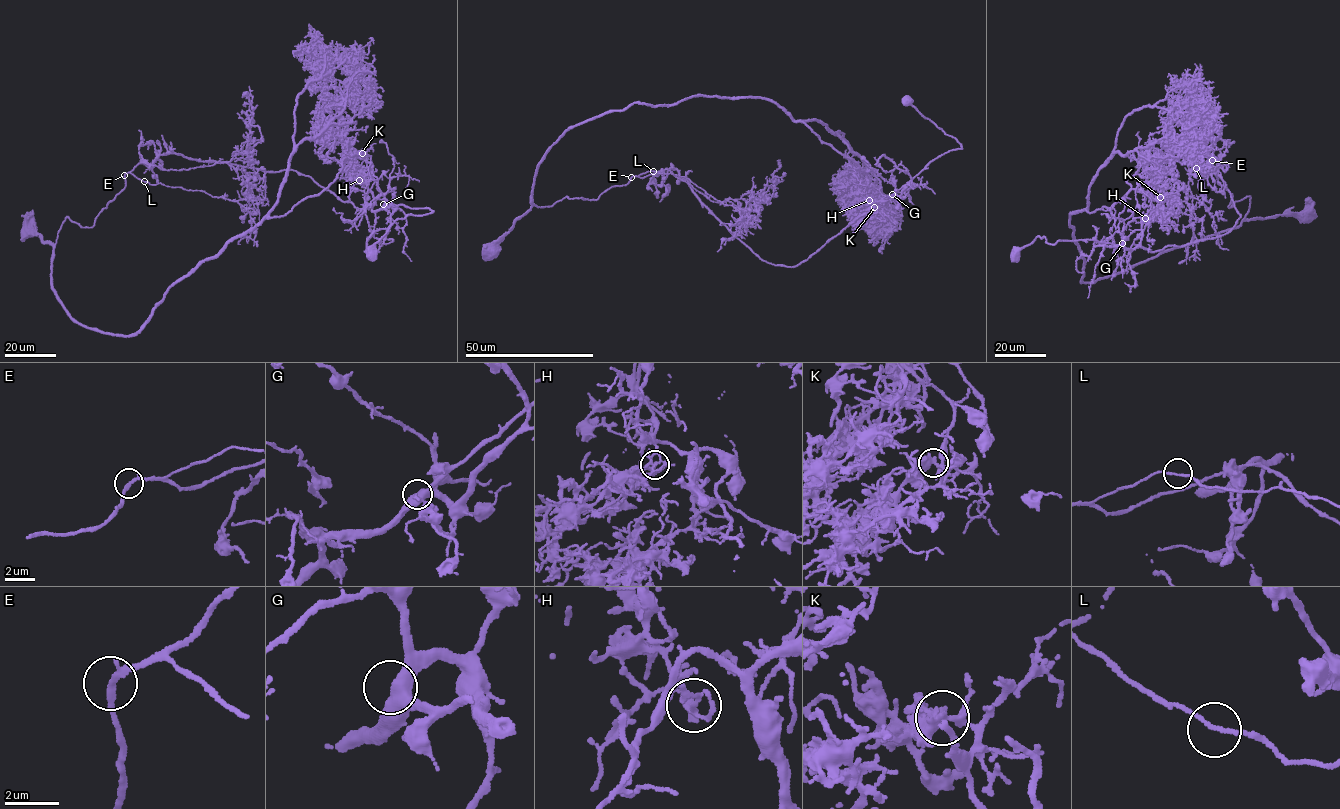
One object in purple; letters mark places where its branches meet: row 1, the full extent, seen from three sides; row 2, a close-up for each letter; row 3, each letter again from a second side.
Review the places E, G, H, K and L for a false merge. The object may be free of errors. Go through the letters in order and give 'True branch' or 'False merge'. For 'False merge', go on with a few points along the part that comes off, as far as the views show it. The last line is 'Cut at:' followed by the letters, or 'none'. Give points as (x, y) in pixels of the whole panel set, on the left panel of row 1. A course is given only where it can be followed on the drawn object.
E: True branch
G: True branch
H: False merge. Course of the part to remove: (359, 180), (374, 203), (361, 210), (294, 170), (269, 172), (175, 153), (149, 164), (139, 151), (151, 140)
K: True branch
L: True branch
Cut at: H

